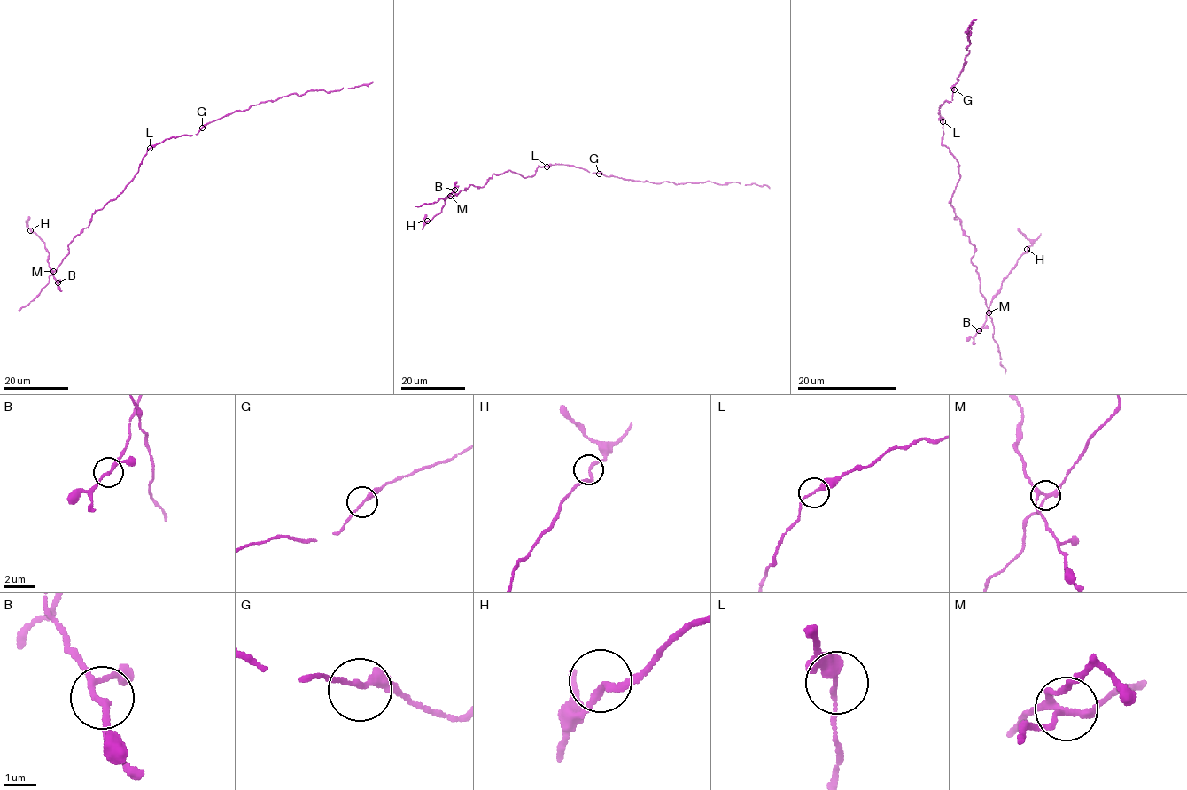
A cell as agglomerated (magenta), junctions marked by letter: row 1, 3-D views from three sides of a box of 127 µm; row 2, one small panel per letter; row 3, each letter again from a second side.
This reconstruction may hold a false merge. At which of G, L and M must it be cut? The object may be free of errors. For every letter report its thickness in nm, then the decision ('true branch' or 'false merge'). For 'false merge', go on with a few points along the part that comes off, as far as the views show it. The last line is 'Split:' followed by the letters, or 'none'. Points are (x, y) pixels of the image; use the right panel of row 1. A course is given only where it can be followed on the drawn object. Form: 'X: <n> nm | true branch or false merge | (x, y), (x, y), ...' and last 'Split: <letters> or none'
G: 240 nm | true branch
L: 220 nm | true branch
M: 220 nm | false merge | (989, 312), (993, 297), (1031, 244), (1018, 228)
Split: M

